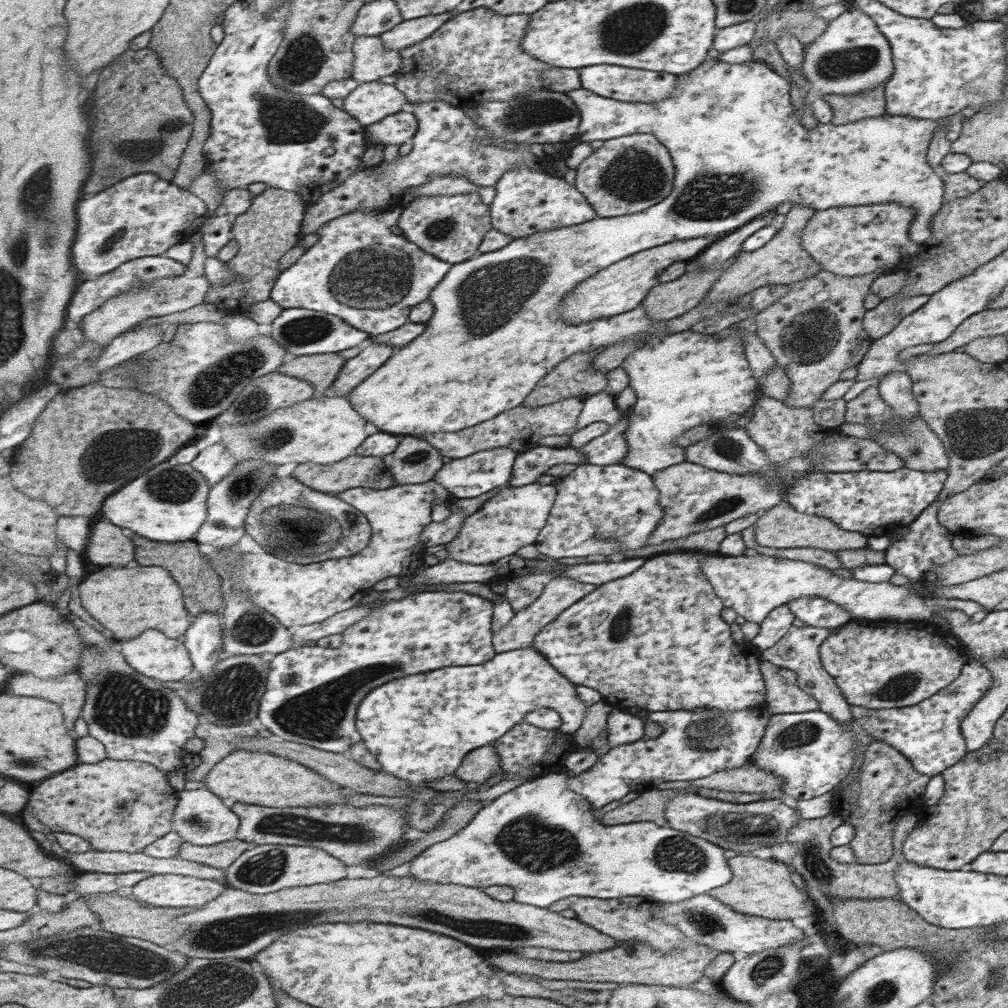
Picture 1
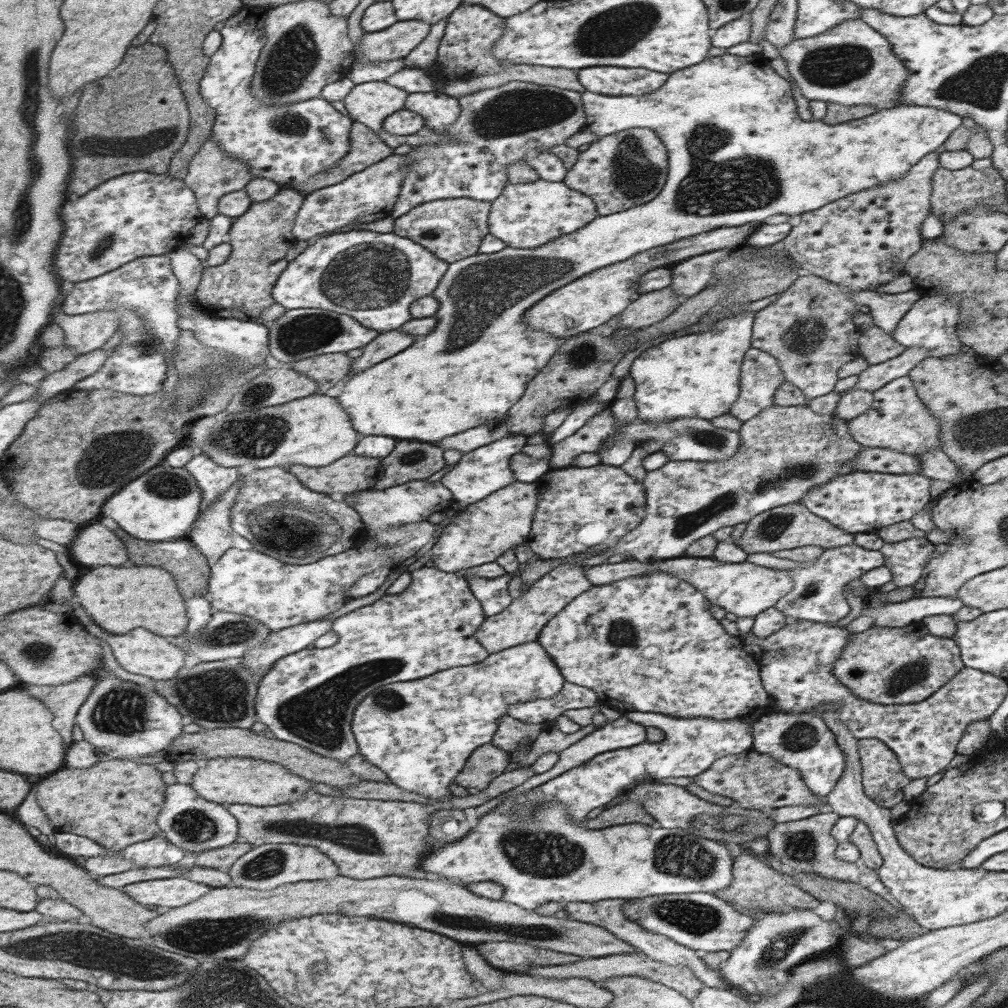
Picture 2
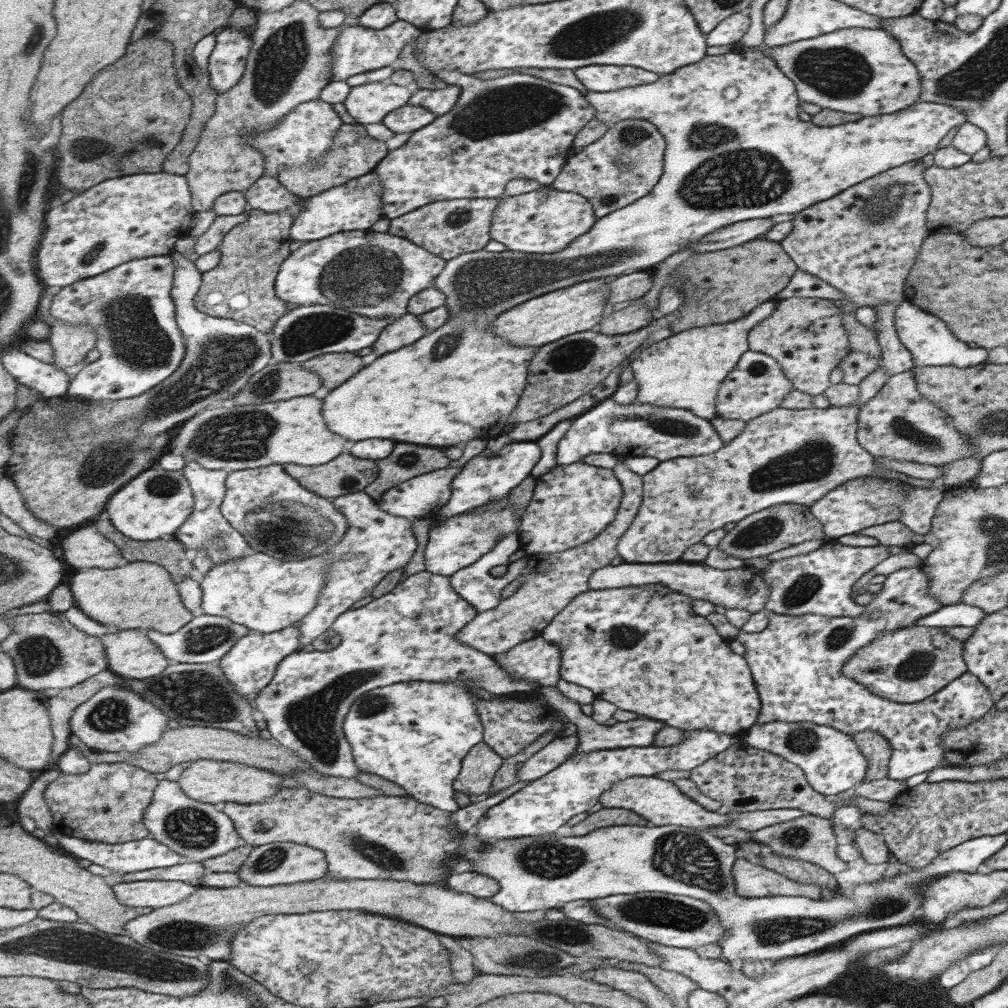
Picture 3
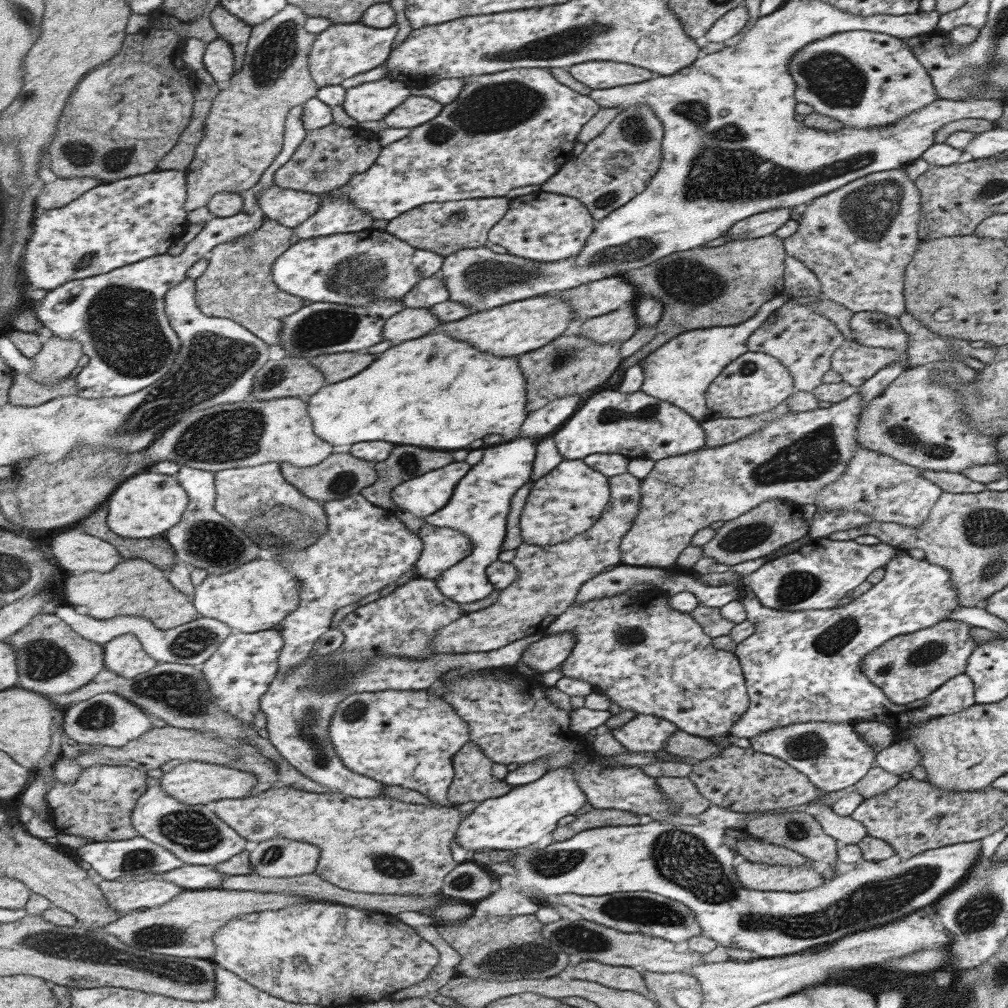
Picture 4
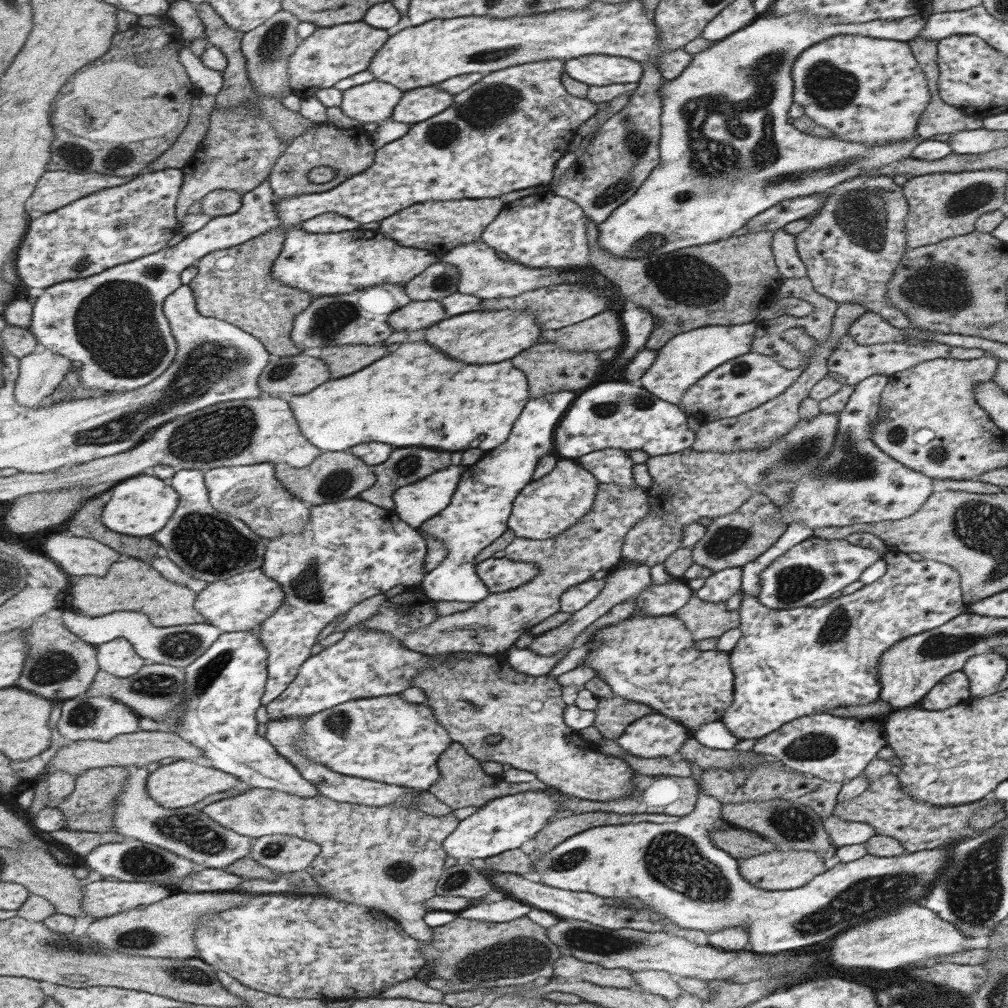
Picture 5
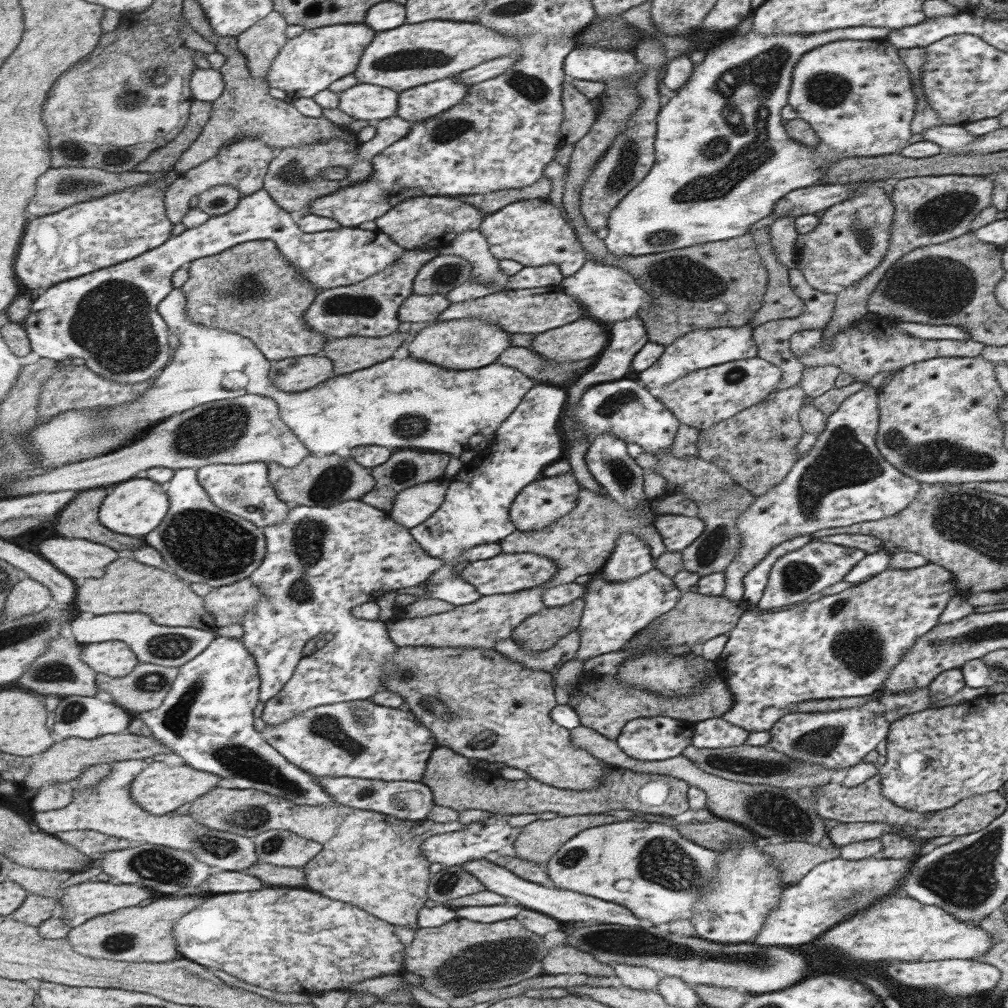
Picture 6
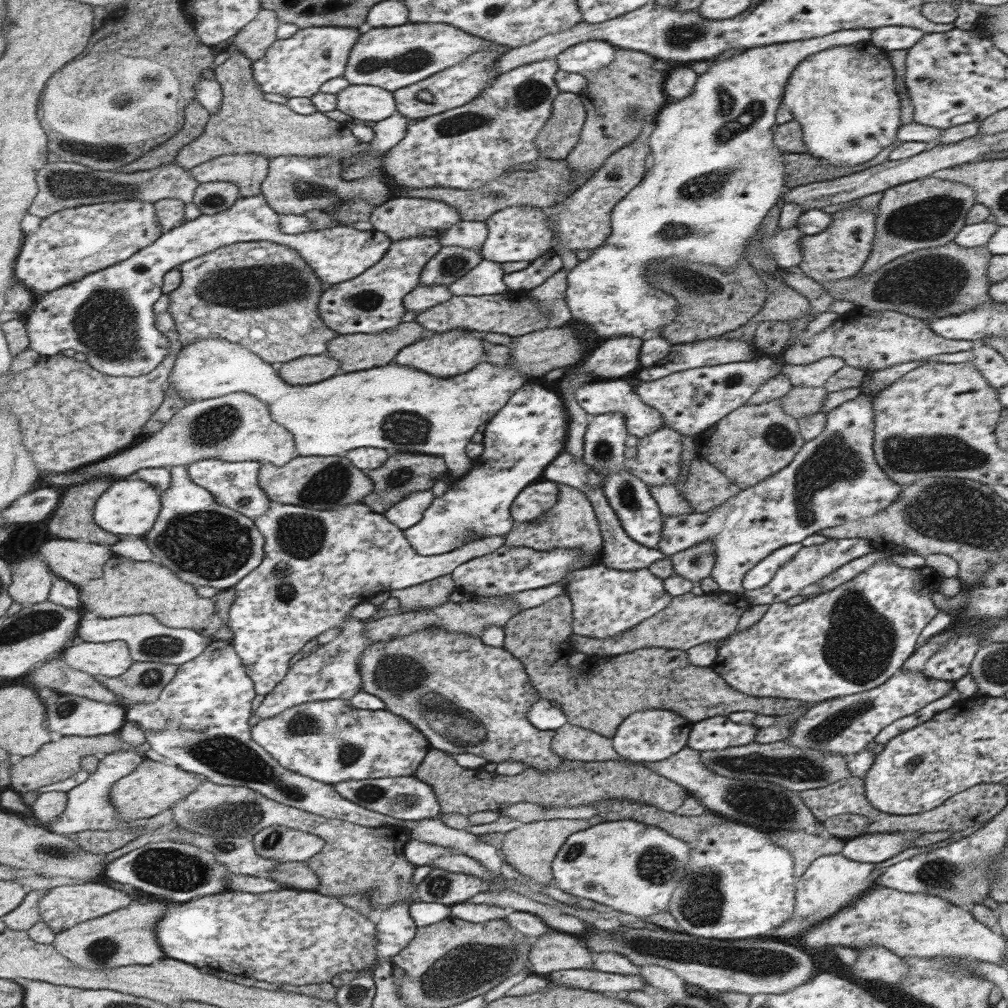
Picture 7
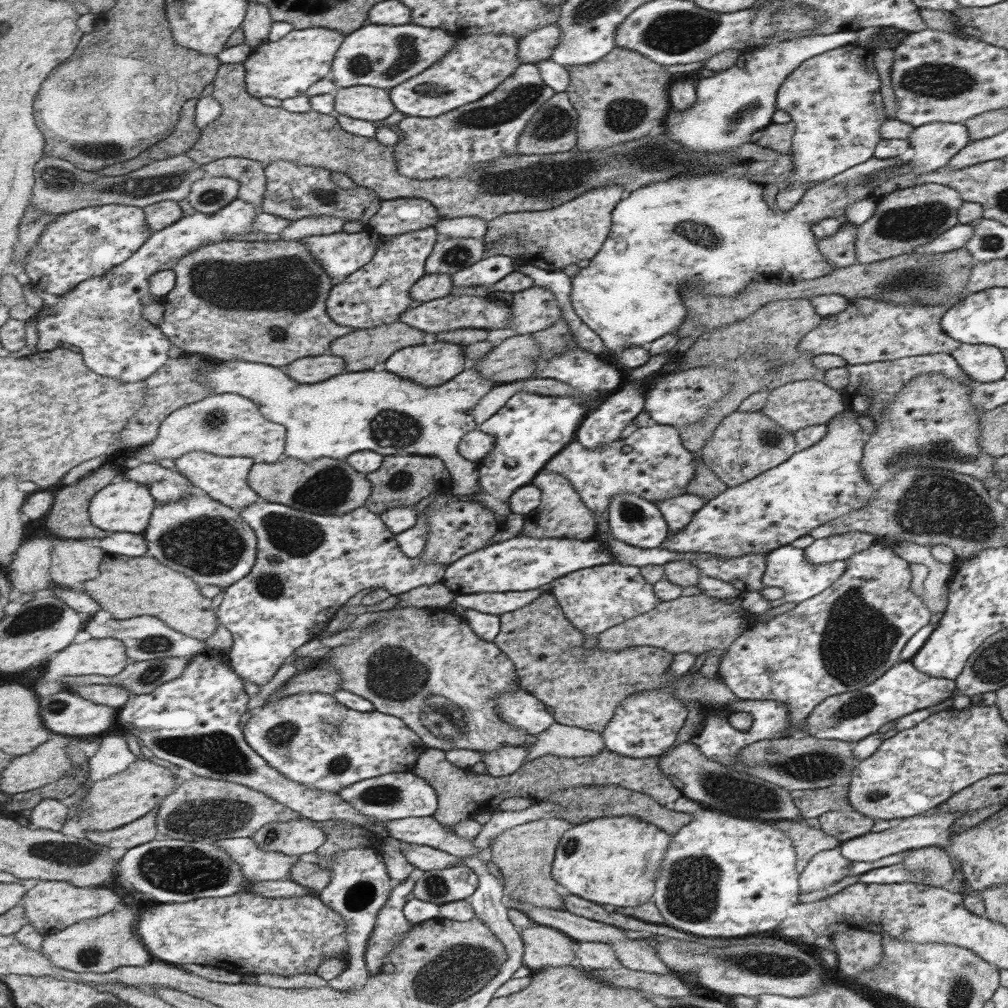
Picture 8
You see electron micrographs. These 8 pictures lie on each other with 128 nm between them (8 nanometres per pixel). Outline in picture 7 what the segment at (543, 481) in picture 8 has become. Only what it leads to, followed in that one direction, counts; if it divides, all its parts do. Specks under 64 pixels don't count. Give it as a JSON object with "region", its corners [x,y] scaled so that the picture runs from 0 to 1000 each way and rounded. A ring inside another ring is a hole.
{"region":[[[553,479],[555,494],[551,497],[549,504],[537,510],[535,514],[527,518],[517,518],[509,522],[501,530],[499,541],[503,543],[521,542],[532,547],[543,547],[551,543],[566,543],[566,545],[576,545],[577,550],[581,550],[583,561],[586,561],[587,554],[592,553],[597,547],[598,534],[592,512],[589,510],[588,500],[581,491],[569,483]]]}

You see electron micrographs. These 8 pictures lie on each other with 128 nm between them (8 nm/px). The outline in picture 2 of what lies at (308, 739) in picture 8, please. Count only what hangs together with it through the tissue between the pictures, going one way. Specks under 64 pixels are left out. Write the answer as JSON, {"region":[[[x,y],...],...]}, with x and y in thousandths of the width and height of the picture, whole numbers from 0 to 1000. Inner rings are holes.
{"region":[[[531,635],[485,649],[482,655],[469,660],[439,665],[414,675],[375,681],[352,699],[348,724],[356,748],[366,758],[379,764],[385,770],[385,776],[404,786],[418,788],[422,794],[441,797],[446,789],[446,779],[450,777],[451,769],[459,762],[463,751],[470,742],[489,734],[495,711],[503,709],[503,699],[549,692],[559,679],[561,673],[547,649]]]}

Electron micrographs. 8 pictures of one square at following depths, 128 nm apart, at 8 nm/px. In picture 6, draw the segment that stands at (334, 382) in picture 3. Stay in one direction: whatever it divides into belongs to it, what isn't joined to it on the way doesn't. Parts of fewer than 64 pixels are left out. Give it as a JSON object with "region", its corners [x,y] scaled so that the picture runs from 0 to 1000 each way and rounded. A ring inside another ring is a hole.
{"region":[[[406,328],[392,329],[383,334],[347,333],[326,336],[322,353],[332,360],[332,371],[352,369],[388,355],[394,344],[406,333]]]}

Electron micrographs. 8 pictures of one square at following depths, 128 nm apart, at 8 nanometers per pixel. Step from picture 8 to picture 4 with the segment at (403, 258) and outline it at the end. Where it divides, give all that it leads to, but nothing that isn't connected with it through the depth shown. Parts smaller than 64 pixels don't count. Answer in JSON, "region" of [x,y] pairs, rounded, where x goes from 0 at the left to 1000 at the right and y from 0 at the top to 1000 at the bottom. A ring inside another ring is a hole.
{"region":[[[372,297],[360,303],[344,303],[329,300],[307,300],[284,315],[277,343],[283,348],[283,354],[303,354],[310,356],[320,351],[361,348],[374,339],[378,339],[379,323],[382,317],[400,308],[399,297]]]}

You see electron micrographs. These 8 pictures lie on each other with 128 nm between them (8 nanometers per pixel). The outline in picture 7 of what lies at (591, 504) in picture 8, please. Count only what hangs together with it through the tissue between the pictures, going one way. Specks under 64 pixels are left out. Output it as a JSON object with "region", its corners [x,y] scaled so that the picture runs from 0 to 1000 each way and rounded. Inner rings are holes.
{"region":[[[658,423],[649,430],[633,435],[632,449],[620,455],[620,464],[642,483],[668,481],[676,470],[676,440],[677,432]],[[558,447],[554,451],[555,454],[550,454],[551,458],[546,458],[547,462],[542,462],[543,470],[538,470],[537,475],[561,479],[577,489],[580,489],[582,484],[595,484],[596,469],[586,467],[577,455],[570,455],[563,447]]]}

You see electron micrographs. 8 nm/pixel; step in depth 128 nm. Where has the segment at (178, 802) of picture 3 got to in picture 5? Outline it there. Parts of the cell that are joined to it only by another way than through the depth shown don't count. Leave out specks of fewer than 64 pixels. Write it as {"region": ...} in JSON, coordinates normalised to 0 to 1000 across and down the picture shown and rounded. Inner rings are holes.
{"region":[[[132,760],[127,761],[127,764],[130,769],[126,771],[124,783],[118,789],[114,801],[114,823],[124,832],[131,831],[169,843],[189,852],[196,860],[223,862],[239,851],[249,849],[249,831],[219,819],[209,810],[205,810],[197,798],[182,802],[160,800],[146,784],[146,773],[150,769],[148,762]]]}

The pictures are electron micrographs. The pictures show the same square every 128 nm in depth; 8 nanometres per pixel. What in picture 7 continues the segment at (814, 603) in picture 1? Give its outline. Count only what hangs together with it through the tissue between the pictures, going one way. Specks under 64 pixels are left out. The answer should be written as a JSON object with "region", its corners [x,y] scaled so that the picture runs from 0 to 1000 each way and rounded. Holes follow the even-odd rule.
{"region":[[[820,535],[820,537],[805,542],[796,542],[789,550],[789,554],[785,558],[780,559],[772,567],[766,572],[766,575],[756,583],[745,585],[743,587],[737,586],[744,596],[743,601],[749,599],[765,599],[765,598],[779,598],[785,592],[791,591],[791,588],[797,581],[803,581],[807,577],[813,575],[820,569],[826,568],[832,564],[836,560],[843,558],[843,556],[850,555],[864,549],[864,542],[860,535]]]}

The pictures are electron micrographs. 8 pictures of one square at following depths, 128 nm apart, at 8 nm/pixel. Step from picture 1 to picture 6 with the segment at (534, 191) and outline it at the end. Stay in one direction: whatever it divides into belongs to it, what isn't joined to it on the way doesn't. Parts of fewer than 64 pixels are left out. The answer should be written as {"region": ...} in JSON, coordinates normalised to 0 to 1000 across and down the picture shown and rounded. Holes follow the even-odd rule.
{"region":[[[523,197],[503,202],[503,204],[499,204],[499,207],[478,216],[474,228],[485,241],[487,252],[494,258],[511,258],[519,265],[551,262],[557,266],[556,270],[559,276],[566,274],[571,268],[574,268],[580,259],[579,247],[575,244],[574,232],[570,232],[567,222],[563,222],[557,216],[557,208],[551,206],[549,202],[541,197]]]}

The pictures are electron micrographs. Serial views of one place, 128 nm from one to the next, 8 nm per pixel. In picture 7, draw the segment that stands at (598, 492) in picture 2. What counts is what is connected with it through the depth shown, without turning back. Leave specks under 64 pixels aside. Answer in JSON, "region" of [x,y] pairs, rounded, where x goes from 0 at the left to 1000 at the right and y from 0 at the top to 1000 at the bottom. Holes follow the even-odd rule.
{"region":[[[536,475],[515,488],[513,496],[506,503],[506,510],[515,519],[529,518],[549,504],[554,494],[553,479]]]}

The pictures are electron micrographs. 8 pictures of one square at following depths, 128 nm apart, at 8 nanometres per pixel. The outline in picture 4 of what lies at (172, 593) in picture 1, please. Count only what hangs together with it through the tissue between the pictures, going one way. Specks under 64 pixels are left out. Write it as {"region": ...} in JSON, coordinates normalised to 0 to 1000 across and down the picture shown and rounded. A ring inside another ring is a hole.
{"region":[[[138,554],[120,558],[110,569],[71,569],[66,574],[64,586],[67,599],[88,603],[88,609],[94,613],[112,613],[118,609],[144,611],[150,613],[159,625],[170,625],[200,613],[190,593],[166,577],[162,565]]]}

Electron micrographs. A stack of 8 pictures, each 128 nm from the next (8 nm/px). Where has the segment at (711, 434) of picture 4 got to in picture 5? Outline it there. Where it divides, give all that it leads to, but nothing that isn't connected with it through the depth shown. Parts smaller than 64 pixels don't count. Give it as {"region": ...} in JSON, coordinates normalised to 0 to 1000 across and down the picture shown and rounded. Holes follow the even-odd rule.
{"region":[[[832,301],[825,315],[822,335],[809,344],[803,362],[795,367],[794,372],[784,385],[740,410],[695,421],[689,430],[687,445],[693,448],[735,448],[735,446],[757,446],[757,444],[763,444],[765,440],[769,440],[777,431],[781,431],[791,421],[794,399],[802,394],[809,379],[813,378],[822,370],[820,359],[822,353],[827,349],[826,345],[830,343],[830,337],[839,332],[844,319],[851,317],[856,311],[858,311],[858,305],[852,301]]]}

